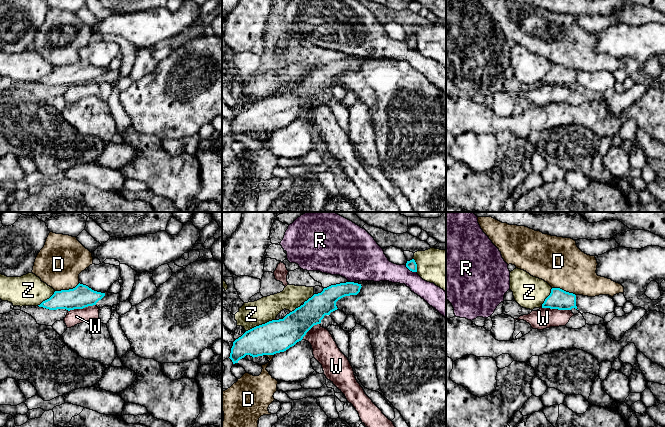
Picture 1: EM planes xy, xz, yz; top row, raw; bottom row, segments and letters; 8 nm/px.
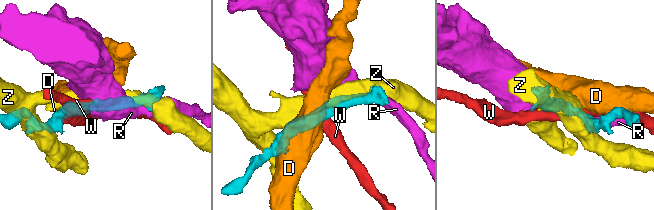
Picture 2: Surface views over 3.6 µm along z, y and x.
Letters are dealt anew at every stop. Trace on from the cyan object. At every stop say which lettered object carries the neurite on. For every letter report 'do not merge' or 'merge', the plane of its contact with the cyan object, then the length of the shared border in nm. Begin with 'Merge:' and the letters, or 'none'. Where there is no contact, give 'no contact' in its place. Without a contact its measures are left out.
Merge: none
D: do not merge; contact in xy; length 220 nm
R: do not merge; contact in xz; length 110 nm
W: do not merge; contact in yz; length 240 nm
Z: do not merge; contact in xz; length 260 nm

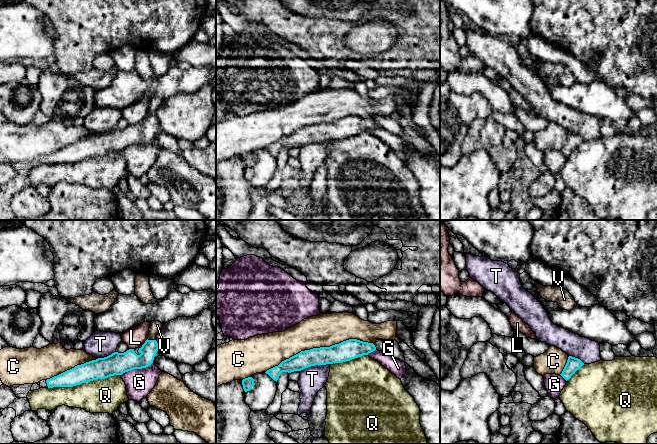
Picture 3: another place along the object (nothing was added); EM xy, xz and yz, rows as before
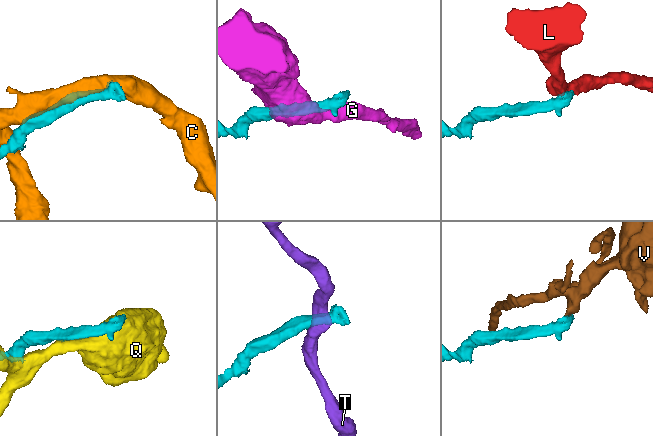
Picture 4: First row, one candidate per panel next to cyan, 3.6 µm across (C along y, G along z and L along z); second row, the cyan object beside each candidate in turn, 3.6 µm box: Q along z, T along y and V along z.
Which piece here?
Merge: V
C: do not merge; contact in xz; length 900 nm
G: do not merge; contact in xy; length 280 nm
L: do not merge; contact in xy; length 80 nm
Q: do not merge; contact in xy; length 600 nm
T: do not merge; contact in xz; length 260 nm
V: merge; contact in xy; length 70 nm

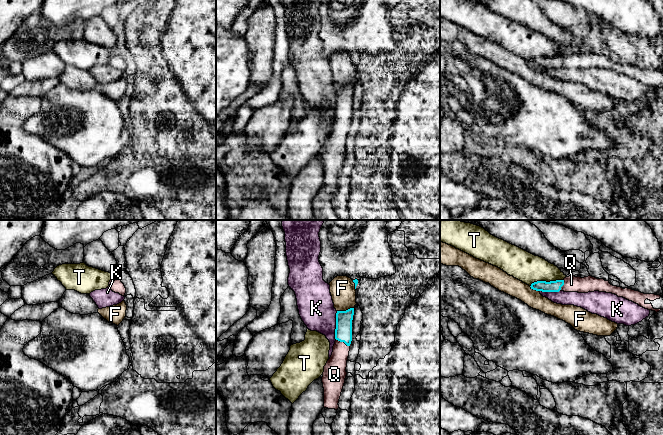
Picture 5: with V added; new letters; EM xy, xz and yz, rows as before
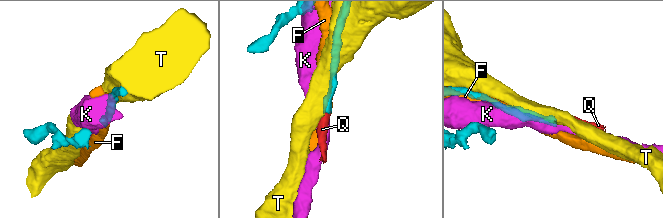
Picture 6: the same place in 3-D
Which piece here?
Merge: Q
F: do not merge; contact in xz; length 140 nm
K: do not merge; contact in xz; length 240 nm
Q: merge; contact in xz; length 130 nm
T: do not merge; contact in yz; length 280 nm

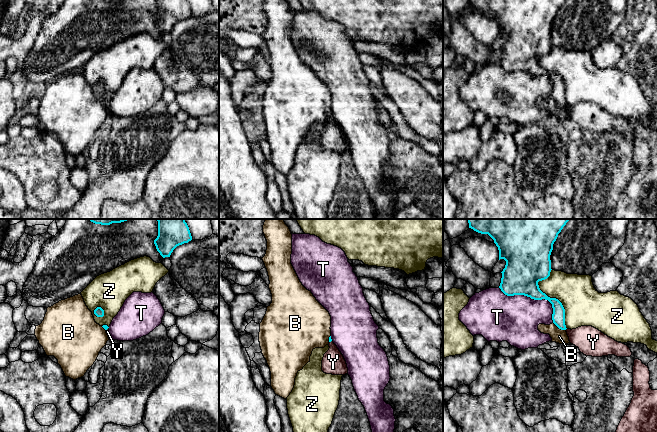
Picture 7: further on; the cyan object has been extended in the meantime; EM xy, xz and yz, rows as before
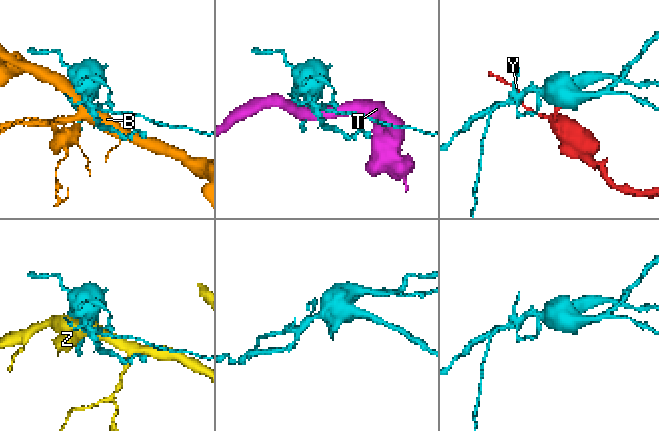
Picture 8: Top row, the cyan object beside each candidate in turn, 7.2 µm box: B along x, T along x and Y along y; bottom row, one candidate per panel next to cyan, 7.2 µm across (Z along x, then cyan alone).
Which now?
Merge: none
B: do not merge; contact in yz; length 120 nm
T: do not merge; contact in yz; length 550 nm
Y: do not merge; contact in xz; length 30 nm
Z: do not merge; contact in yz; length 500 nm

